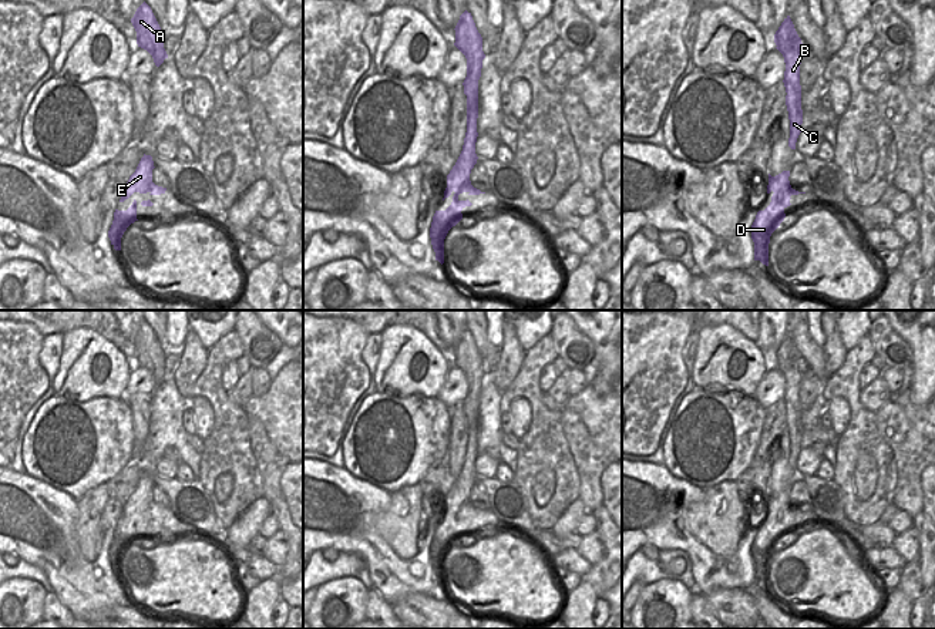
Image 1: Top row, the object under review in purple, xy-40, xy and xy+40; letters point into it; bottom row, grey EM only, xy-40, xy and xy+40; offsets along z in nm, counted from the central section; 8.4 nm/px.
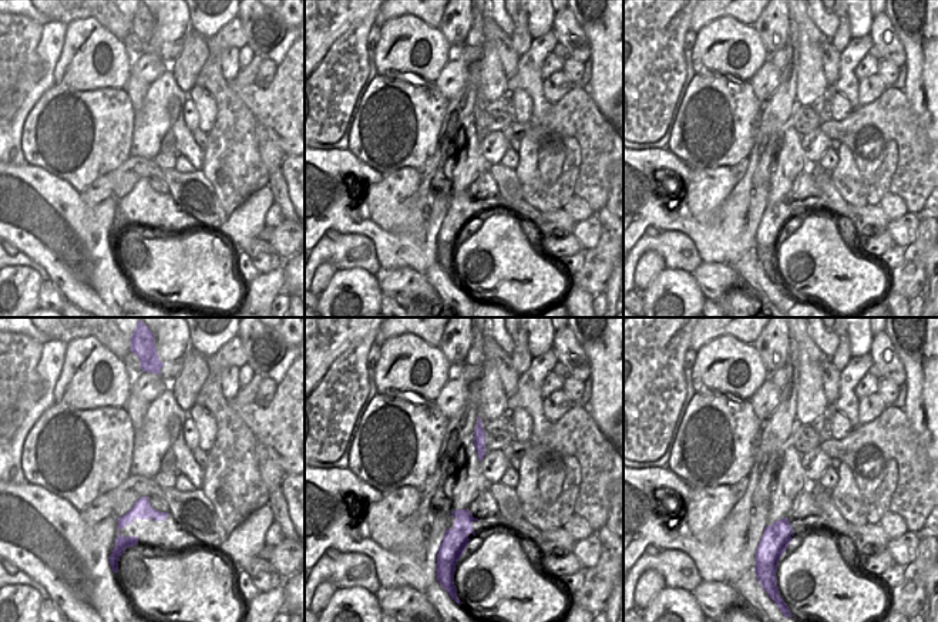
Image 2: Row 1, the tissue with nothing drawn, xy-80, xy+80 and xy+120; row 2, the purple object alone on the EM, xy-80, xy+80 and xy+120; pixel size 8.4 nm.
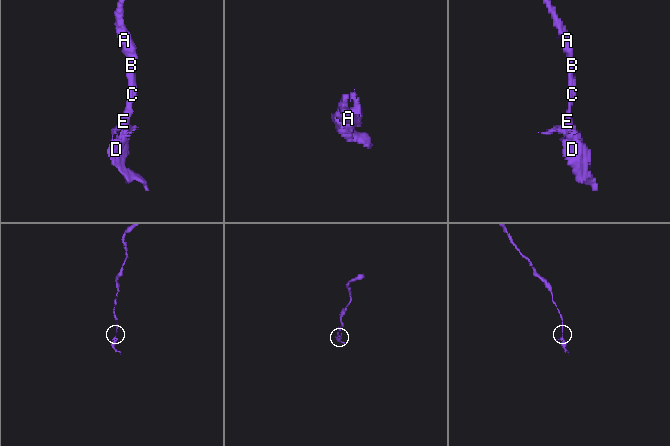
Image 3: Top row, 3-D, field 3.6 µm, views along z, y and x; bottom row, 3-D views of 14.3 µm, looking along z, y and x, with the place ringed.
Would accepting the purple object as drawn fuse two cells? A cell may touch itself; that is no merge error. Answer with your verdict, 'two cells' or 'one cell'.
two cells

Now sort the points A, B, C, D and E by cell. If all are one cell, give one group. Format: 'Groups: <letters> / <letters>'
Groups: A B / C D E

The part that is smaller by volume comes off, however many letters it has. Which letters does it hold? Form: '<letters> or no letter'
C, D, E

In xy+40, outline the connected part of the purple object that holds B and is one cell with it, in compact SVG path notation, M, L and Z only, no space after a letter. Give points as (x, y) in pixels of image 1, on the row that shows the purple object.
M787 16L774 34L776 48L783 54L786 63L784 87L786 92L801 90L800 85L800 64L805 48L798 37L794 24Z

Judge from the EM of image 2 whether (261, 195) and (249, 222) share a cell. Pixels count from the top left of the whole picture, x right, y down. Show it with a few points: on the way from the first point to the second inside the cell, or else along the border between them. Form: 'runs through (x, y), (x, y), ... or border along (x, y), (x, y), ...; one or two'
runs through (259, 202), (251, 215); one

